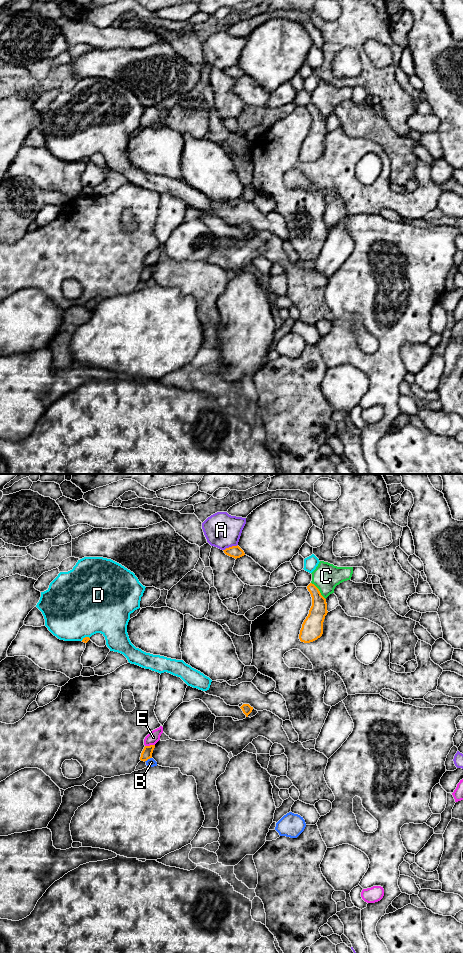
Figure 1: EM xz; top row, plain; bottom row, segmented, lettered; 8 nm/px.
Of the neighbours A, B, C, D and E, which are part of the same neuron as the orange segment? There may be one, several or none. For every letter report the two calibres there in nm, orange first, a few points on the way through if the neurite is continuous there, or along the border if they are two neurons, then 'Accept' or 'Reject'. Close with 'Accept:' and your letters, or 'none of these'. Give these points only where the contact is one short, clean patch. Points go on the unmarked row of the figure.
A: Thickness 100 nm (orange) against 280 nm. Reject
B: Thickness 90 nm (orange) against 70 nm. Reject
C: Thickness 140 nm (orange) against 220 nm. Reject
D: Thickness 50 nm (orange) against 500 nm. Reject
E: Thickness 90 nm (orange) against 100 nm. Reject
Accept: none of these

